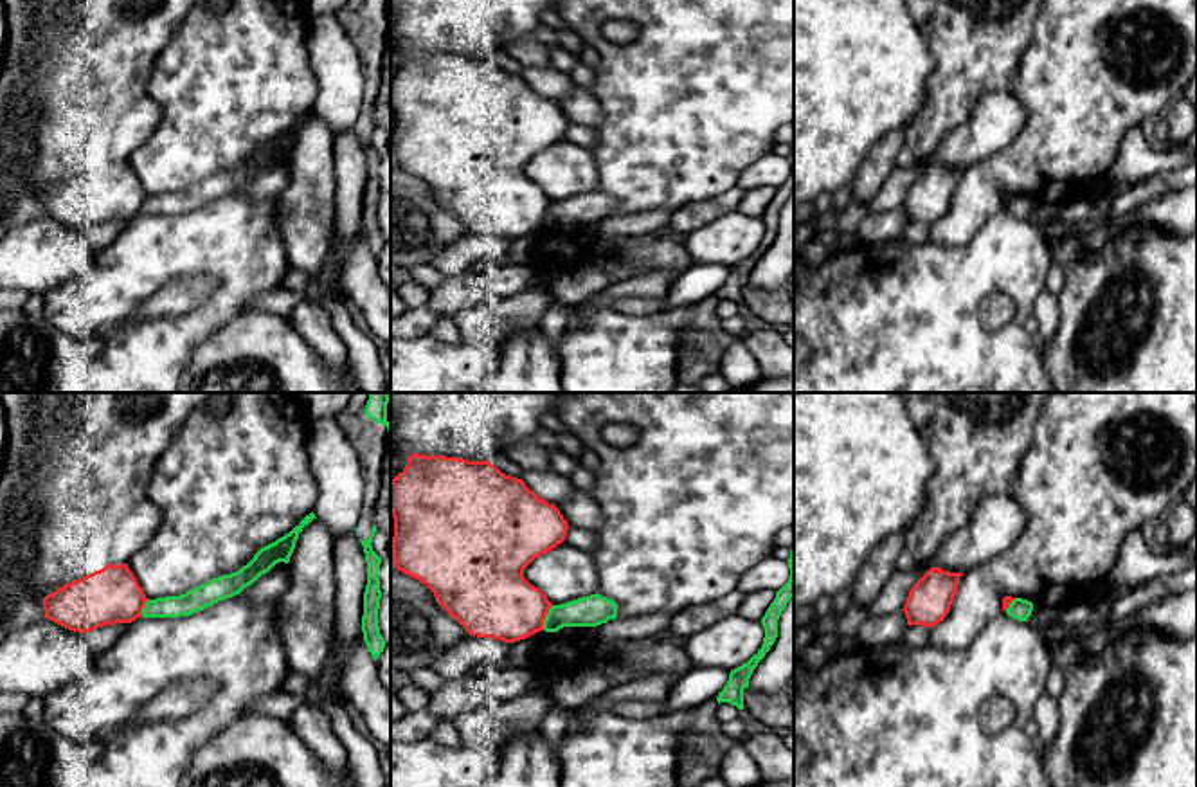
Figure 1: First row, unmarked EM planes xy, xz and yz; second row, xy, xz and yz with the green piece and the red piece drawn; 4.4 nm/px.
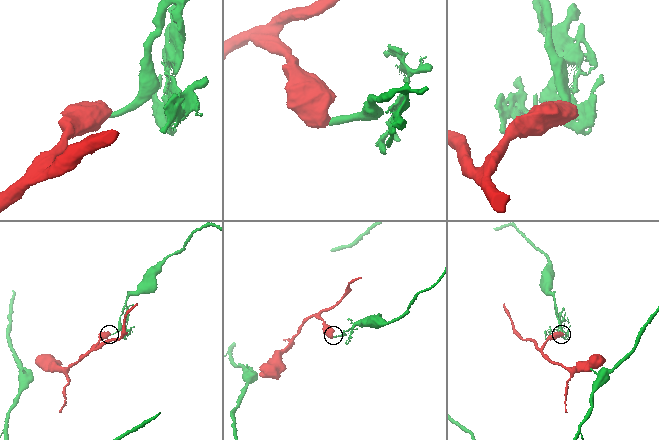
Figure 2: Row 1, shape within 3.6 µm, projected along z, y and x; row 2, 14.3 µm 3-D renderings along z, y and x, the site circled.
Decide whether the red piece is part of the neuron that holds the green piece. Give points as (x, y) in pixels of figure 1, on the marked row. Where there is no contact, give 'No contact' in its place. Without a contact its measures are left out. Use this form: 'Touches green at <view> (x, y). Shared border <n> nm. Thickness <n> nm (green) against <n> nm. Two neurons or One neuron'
Touches green at xz (546, 618). Shared border 120 nm. Thickness 140 nm (green) against 340 nm. Two neurons

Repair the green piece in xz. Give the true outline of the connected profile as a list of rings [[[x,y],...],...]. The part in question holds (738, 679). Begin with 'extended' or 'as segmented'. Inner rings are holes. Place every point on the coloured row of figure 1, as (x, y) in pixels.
as segmented; [[[790,549],[790,558],[787,560],[790,567],[790,578],[788,582],[776,593],[774,602],[767,609],[765,616],[761,618],[761,625],[765,629],[763,645],[758,650],[756,656],[752,656],[747,663],[742,666],[731,670],[729,681],[724,686],[724,690],[718,693],[716,701],[729,702],[736,706],[738,710],[743,710],[743,690],[749,688],[749,679],[758,666],[758,663],[765,657],[765,654],[770,650],[778,638],[778,620],[781,612],[785,611],[787,603],[794,596],[794,551]]]

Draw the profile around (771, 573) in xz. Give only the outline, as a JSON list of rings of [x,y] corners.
[[[769,556],[758,565],[747,569],[738,582],[738,591],[745,596],[754,591],[779,591],[790,578],[788,562],[783,558]]]

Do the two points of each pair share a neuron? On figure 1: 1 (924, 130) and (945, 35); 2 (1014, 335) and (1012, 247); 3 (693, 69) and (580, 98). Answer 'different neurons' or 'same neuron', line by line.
1: same neuron
2: same neuron
3: different neurons

